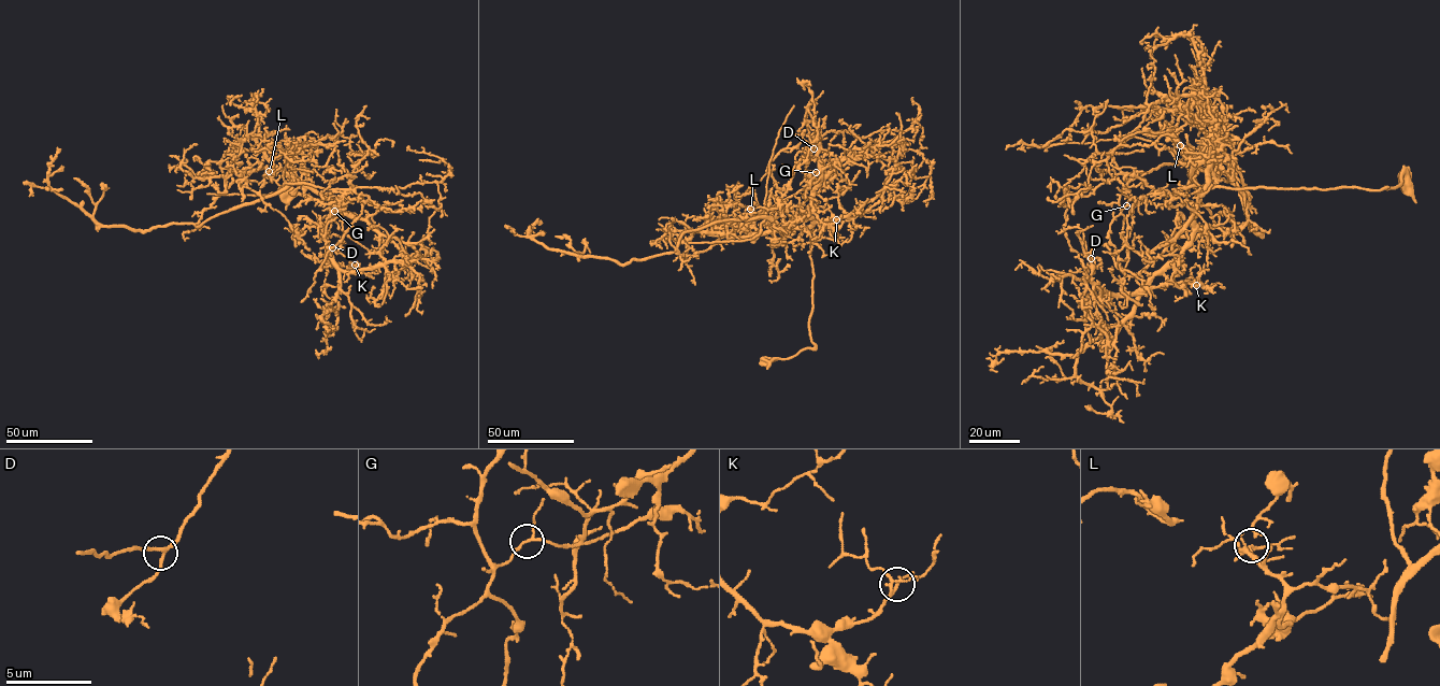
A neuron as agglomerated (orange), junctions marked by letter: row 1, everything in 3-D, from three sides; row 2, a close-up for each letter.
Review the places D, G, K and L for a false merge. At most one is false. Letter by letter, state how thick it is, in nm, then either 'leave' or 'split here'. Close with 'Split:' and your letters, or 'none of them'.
D: 170 nm | leave
G: 130 nm | split here
K: 120 nm | leave
L: 110 nm | leave
Split: G

